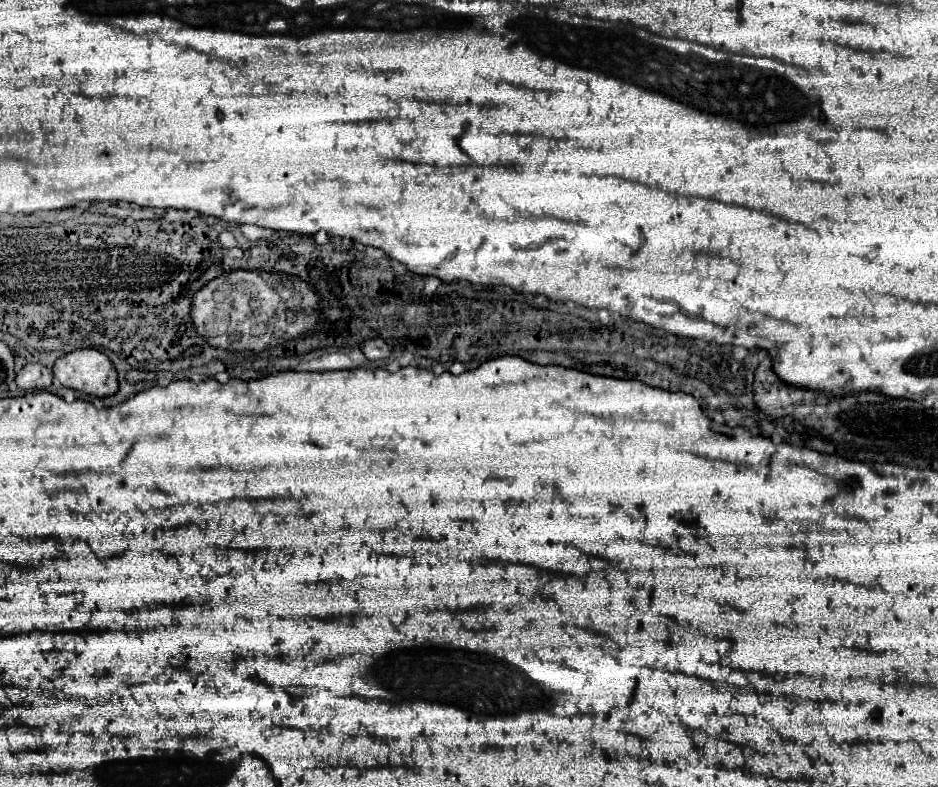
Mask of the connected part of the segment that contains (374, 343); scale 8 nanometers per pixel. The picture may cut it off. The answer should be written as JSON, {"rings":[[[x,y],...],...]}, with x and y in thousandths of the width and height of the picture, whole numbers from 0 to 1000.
{"rings":[[[392,431],[386,436],[386,449],[394,456],[414,456],[418,451],[418,441],[409,431]]]}

